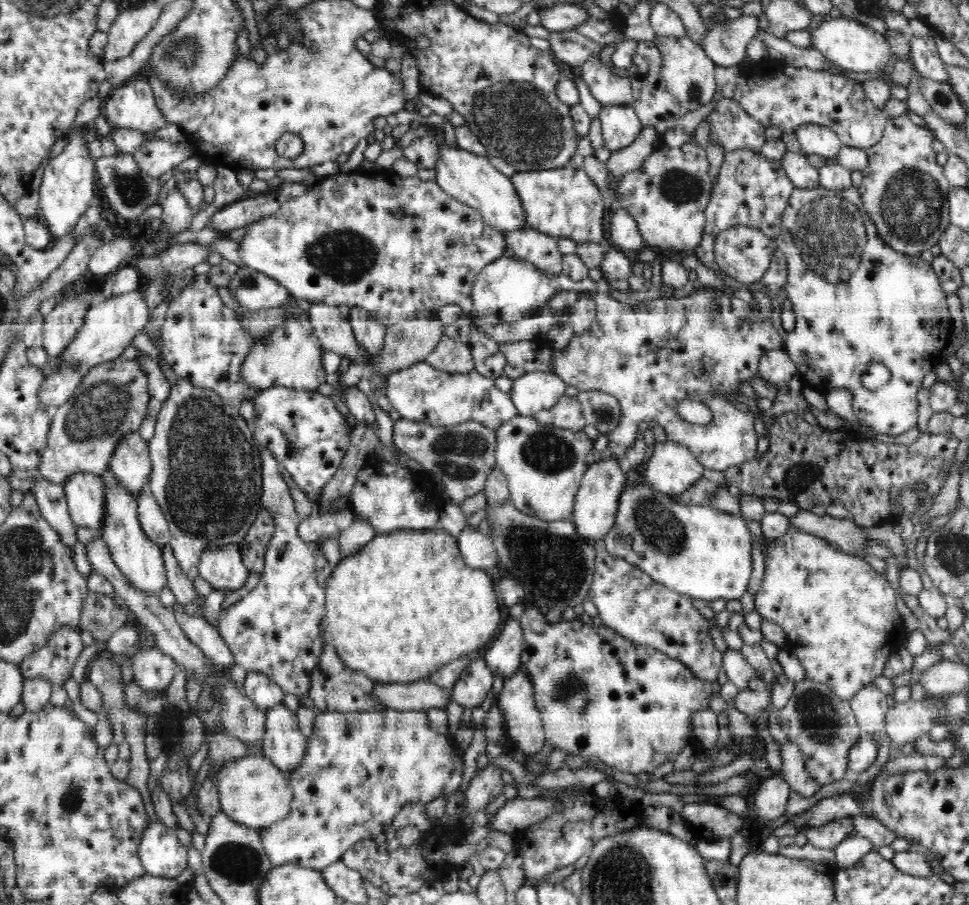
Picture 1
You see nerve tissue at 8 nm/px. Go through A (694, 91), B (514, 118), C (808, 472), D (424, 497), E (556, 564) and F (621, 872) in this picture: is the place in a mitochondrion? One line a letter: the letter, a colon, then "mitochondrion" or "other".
A: mitochondrion
B: mitochondrion
C: other
D: other
E: mitochondrion
F: mitochondrion

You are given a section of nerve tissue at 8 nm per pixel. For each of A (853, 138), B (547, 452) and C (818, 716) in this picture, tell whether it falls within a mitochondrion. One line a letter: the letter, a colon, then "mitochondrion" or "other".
A: other
B: mitochondrion
C: mitochondrion

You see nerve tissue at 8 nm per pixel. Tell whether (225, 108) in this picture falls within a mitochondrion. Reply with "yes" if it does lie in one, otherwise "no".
no

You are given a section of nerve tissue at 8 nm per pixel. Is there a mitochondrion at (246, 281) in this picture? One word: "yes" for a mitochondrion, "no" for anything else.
yes

